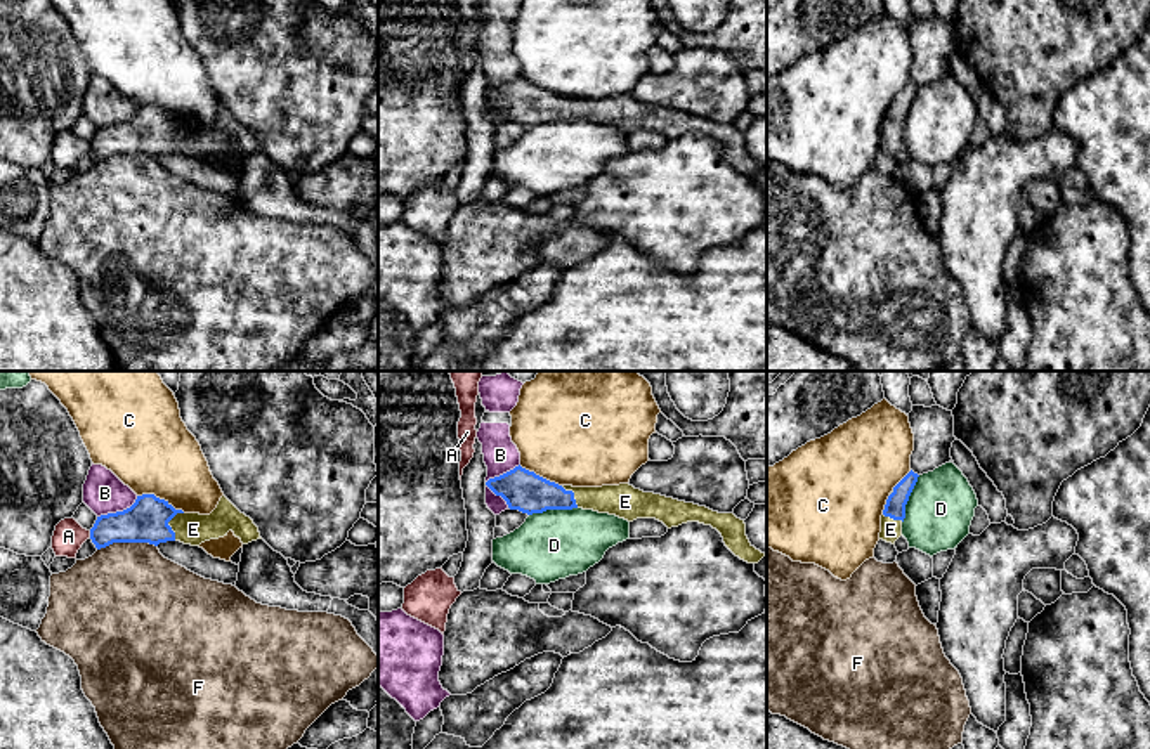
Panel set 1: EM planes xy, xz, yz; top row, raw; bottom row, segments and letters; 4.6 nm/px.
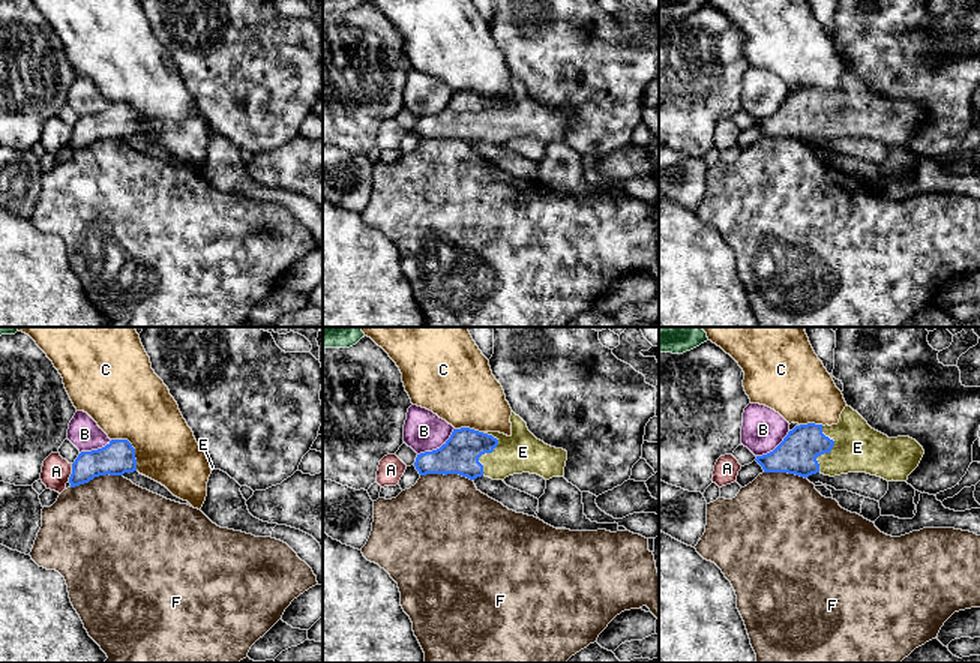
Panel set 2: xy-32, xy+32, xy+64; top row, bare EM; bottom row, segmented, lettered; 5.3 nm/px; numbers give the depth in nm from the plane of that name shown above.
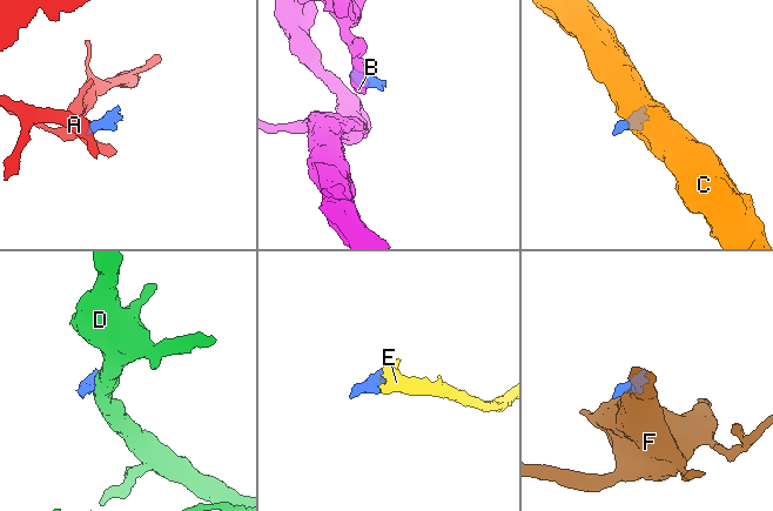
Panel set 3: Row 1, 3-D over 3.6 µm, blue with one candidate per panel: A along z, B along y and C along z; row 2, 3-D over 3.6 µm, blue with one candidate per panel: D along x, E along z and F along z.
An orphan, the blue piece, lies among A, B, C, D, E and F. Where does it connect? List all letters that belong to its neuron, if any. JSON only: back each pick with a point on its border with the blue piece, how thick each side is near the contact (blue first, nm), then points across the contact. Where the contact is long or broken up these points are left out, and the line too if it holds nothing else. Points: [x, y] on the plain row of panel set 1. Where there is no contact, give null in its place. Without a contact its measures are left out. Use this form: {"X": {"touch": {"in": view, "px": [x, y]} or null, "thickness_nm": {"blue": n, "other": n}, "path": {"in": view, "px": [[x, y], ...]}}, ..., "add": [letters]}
{"E": {"touch": {"in": "xy", "px": [167, 136]}, "thickness_nm": {"blue": 200, "other": 150}, "path": {"in": "xy", "px": [[146, 132], [167, 136], [193, 141]]}}, "add": ["E"]}

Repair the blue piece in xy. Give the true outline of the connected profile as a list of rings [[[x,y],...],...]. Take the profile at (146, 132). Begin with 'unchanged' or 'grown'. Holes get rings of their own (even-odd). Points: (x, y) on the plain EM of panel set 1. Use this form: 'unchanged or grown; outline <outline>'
grown; outline [[[154,106],[137,107],[135,114],[116,125],[97,128],[90,151],[97,161],[113,154],[149,154],[158,158],[167,153],[199,158],[232,142],[243,156],[262,151],[258,139],[241,125],[225,107],[210,127],[184,125]]]

